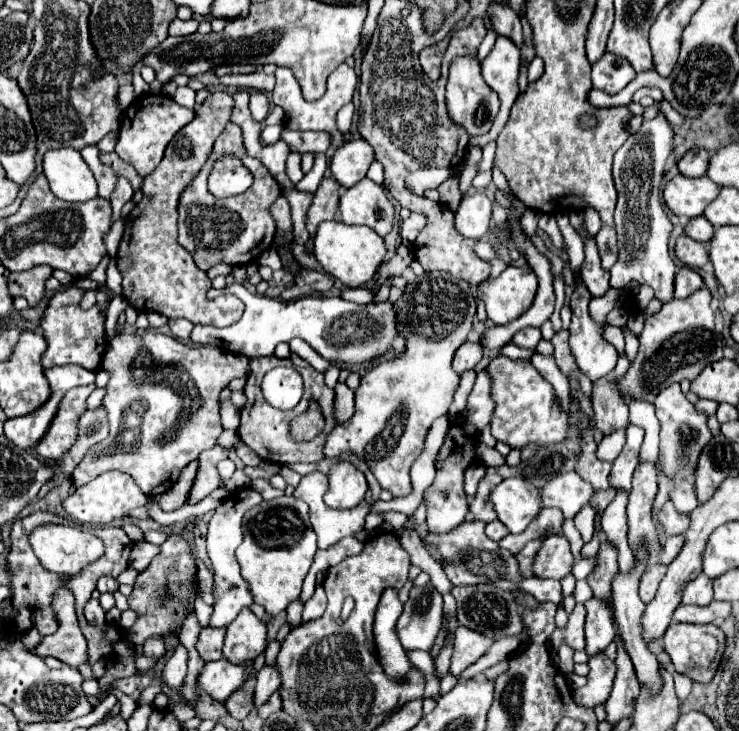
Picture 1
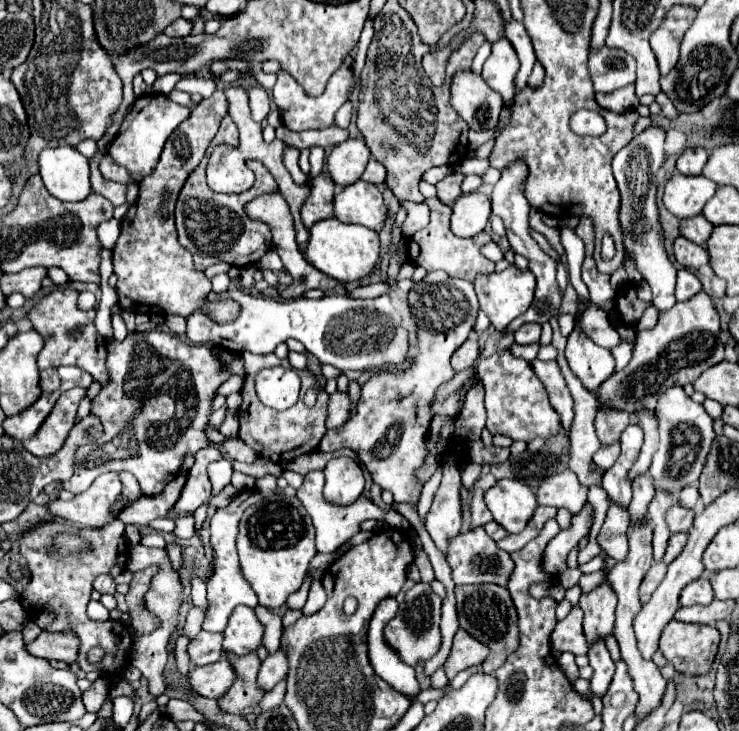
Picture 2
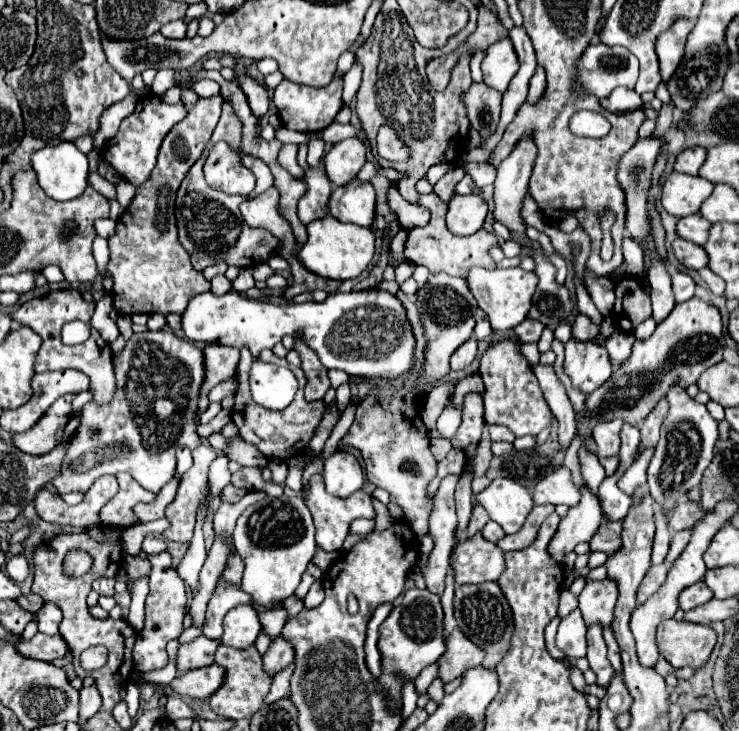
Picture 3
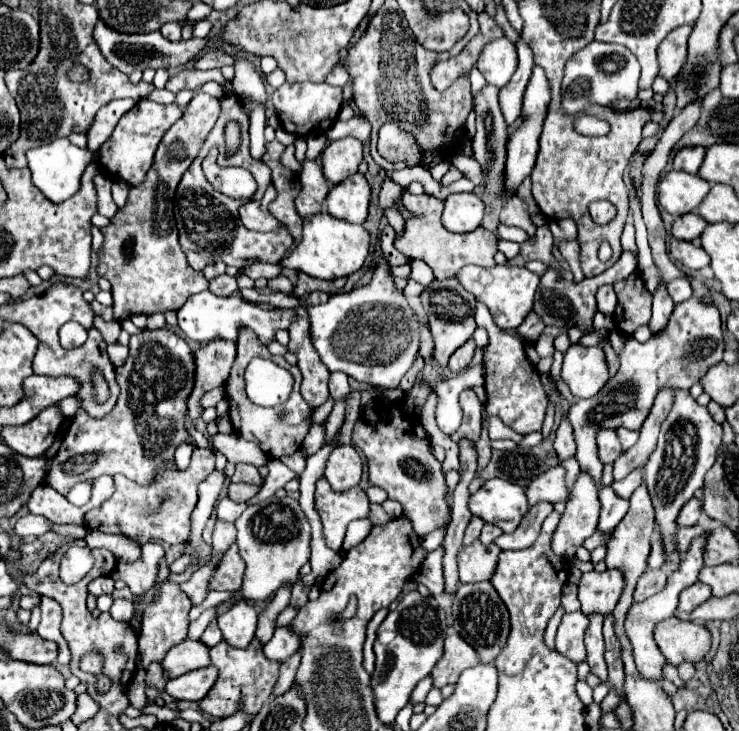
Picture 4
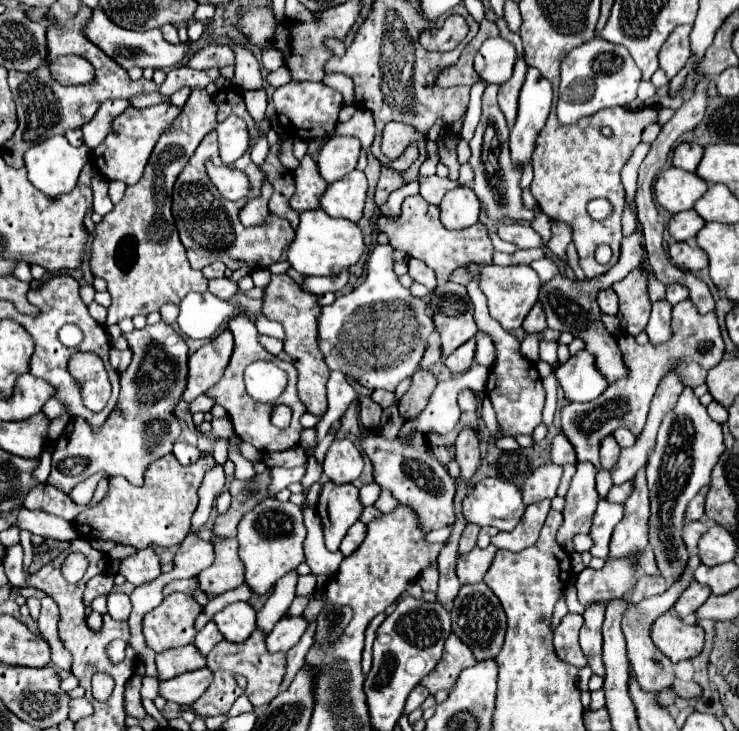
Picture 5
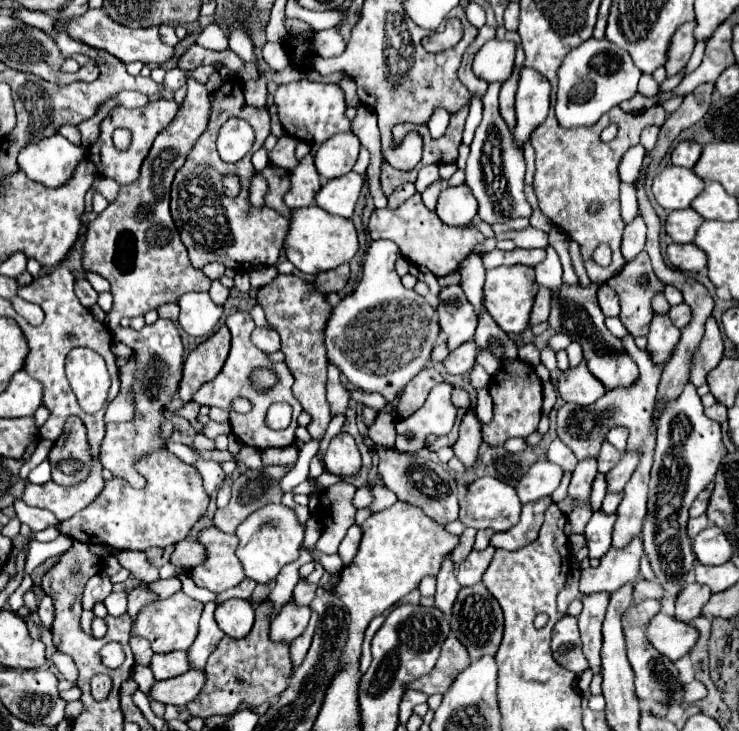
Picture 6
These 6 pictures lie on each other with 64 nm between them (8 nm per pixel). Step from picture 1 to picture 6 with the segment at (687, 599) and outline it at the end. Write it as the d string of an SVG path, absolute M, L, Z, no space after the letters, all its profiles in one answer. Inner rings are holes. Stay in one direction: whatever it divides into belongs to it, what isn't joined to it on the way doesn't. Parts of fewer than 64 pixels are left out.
M690 584L686 586L678 598L676 598L676 620L680 622L692 622L694 618L702 616L702 608L710 598L710 588L702 584Z

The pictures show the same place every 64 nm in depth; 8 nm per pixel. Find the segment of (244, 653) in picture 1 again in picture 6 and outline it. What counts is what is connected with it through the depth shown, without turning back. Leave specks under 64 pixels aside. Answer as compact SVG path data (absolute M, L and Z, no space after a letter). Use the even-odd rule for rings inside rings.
M226 600L216 608L218 626L232 638L244 638L254 624L254 610L248 600Z

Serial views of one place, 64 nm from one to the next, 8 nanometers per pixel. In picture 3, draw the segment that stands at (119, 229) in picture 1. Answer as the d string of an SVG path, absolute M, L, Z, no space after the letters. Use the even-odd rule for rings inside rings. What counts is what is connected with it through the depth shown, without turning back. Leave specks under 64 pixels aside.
M110 218L97 219L94 222L94 227L97 235L102 238L108 239L115 232L116 221Z

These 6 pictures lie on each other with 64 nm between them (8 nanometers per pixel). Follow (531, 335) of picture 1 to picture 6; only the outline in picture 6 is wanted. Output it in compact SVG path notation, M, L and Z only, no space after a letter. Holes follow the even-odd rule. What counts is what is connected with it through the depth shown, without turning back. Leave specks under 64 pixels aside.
M540 288L536 294L536 302L532 308L532 316L530 316L530 324L538 324L544 322L548 318L550 312L550 288Z

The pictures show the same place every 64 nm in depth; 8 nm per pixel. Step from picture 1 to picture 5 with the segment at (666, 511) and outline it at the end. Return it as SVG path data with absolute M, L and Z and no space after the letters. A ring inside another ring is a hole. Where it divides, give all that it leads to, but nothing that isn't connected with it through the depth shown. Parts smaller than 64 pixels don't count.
M698 494L698 496L690 502L690 506L688 506L688 510L686 510L686 520L688 520L688 522L690 522L690 520L700 520L702 514L704 514L704 496Z

